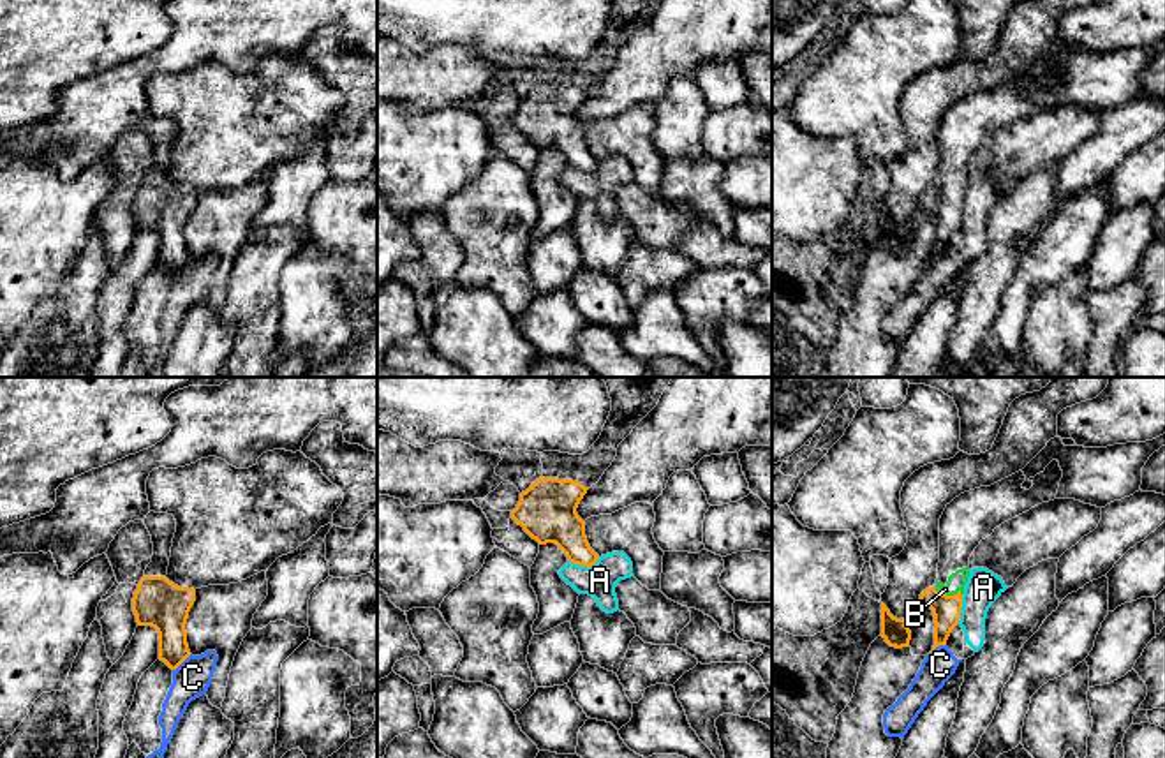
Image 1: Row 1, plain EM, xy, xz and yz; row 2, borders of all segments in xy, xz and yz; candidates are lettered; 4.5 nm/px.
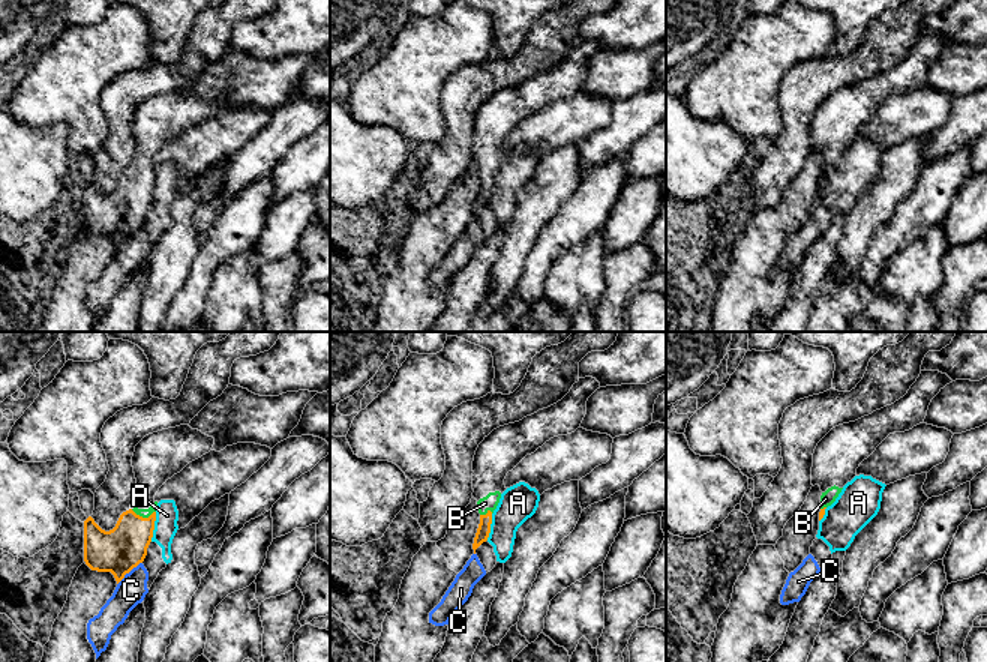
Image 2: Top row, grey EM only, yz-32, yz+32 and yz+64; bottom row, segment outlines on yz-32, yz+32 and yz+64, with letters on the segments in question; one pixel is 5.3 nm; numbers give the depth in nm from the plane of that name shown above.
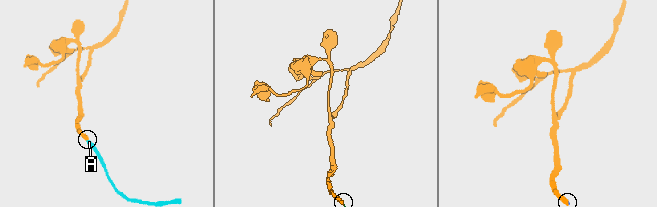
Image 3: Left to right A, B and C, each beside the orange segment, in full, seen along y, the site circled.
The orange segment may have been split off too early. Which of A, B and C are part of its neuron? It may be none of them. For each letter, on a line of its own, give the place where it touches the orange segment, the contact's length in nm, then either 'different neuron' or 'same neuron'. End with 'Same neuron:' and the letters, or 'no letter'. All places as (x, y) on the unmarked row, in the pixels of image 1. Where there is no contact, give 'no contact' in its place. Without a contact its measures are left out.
A: meets orange in xz at (584, 170); contact 150 nm long; different neuron
B: meets orange in yz at (949, 201); contact 120 nm long; same neuron
C: meets orange in xy at (182, 267); contact 120 nm long; different neuron
Same neuron: B

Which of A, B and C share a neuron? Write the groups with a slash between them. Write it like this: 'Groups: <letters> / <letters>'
Groups: A C / B

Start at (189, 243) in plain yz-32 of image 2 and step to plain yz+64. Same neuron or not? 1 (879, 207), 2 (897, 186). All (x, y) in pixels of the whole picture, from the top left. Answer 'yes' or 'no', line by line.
1: yes
2: yes

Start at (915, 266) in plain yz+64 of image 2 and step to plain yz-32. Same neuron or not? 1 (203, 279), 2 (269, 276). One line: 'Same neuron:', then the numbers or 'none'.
Same neuron: none

